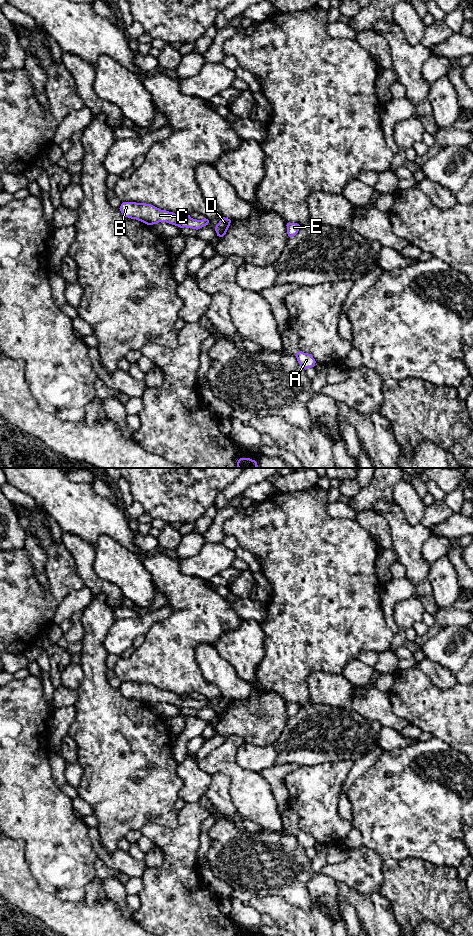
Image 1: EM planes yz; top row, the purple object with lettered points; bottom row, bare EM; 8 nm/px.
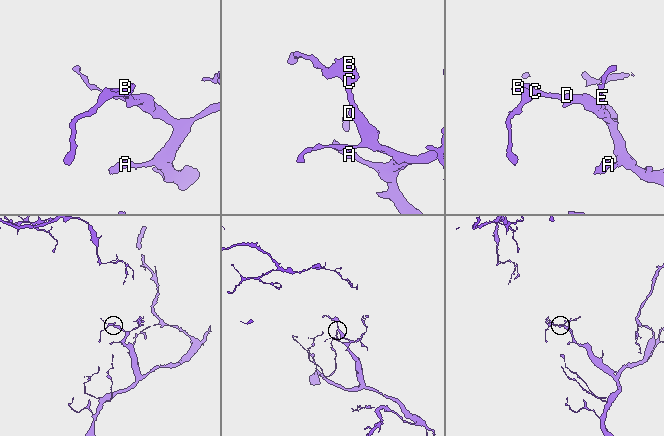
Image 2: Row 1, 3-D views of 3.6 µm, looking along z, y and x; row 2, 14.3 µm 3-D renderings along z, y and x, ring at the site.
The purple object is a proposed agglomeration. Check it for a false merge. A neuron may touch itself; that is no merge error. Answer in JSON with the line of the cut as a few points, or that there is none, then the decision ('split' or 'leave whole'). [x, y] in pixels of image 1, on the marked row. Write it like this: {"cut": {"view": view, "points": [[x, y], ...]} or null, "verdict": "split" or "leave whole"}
{"cut": null, "verdict": "leave whole"}

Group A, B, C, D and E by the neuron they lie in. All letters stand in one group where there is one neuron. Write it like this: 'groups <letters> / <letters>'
groups A B C D E

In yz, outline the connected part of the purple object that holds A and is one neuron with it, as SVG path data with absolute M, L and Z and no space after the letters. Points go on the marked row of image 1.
M299 351L296 355L298 363L306 370L315 366L315 359L311 354Z

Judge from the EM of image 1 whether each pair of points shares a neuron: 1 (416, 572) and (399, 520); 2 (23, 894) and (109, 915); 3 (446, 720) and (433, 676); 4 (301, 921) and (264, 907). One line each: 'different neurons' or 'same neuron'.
1: same neuron
2: same neuron
3: different neurons
4: same neuron

